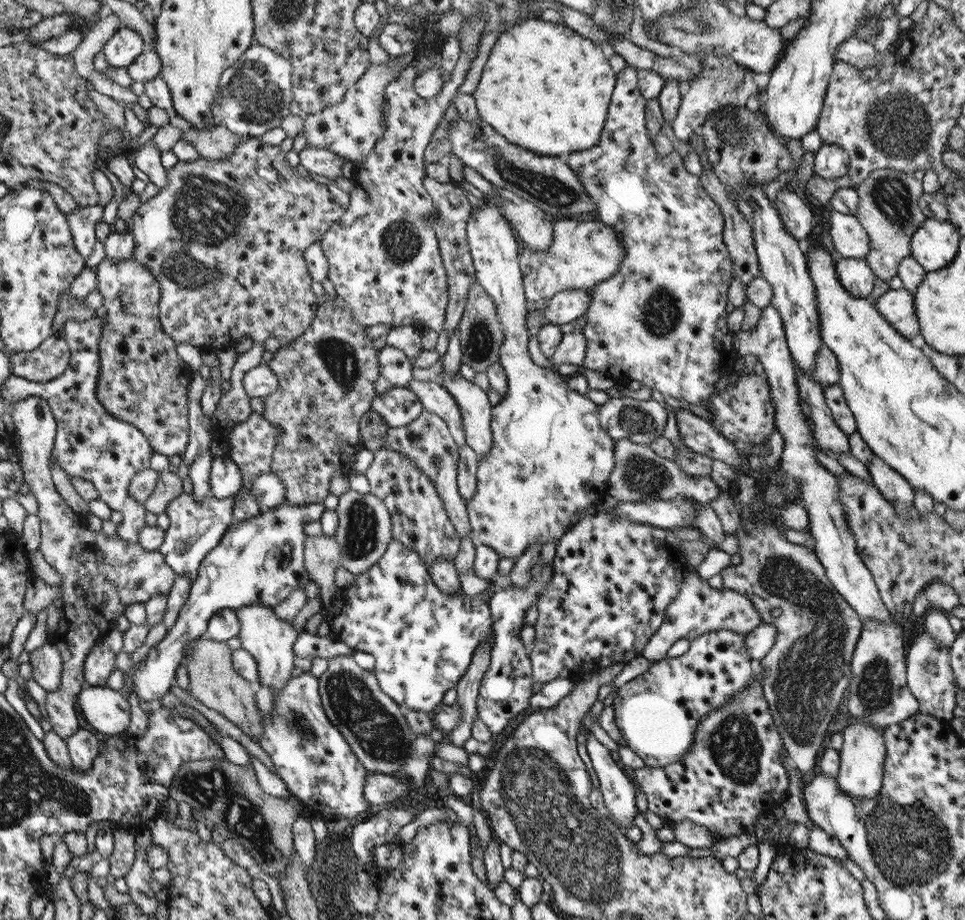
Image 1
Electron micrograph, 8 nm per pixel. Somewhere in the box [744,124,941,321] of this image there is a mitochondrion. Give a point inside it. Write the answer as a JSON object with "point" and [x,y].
{"point":[890,194]}

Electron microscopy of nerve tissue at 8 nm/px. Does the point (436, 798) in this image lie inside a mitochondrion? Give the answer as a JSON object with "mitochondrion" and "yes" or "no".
{"mitochondrion":"no"}

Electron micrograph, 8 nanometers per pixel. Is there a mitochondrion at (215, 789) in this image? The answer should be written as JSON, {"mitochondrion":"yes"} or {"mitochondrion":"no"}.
{"mitochondrion":"yes"}

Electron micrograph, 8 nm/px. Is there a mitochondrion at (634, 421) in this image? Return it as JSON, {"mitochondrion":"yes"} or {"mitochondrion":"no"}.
{"mitochondrion":"yes"}

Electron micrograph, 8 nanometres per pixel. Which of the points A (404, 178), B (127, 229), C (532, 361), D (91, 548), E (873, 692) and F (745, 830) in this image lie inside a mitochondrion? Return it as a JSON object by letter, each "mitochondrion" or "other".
{"A":"other","B":"other","C":"other","D":"other","E":"mitochondrion","F":"other"}

